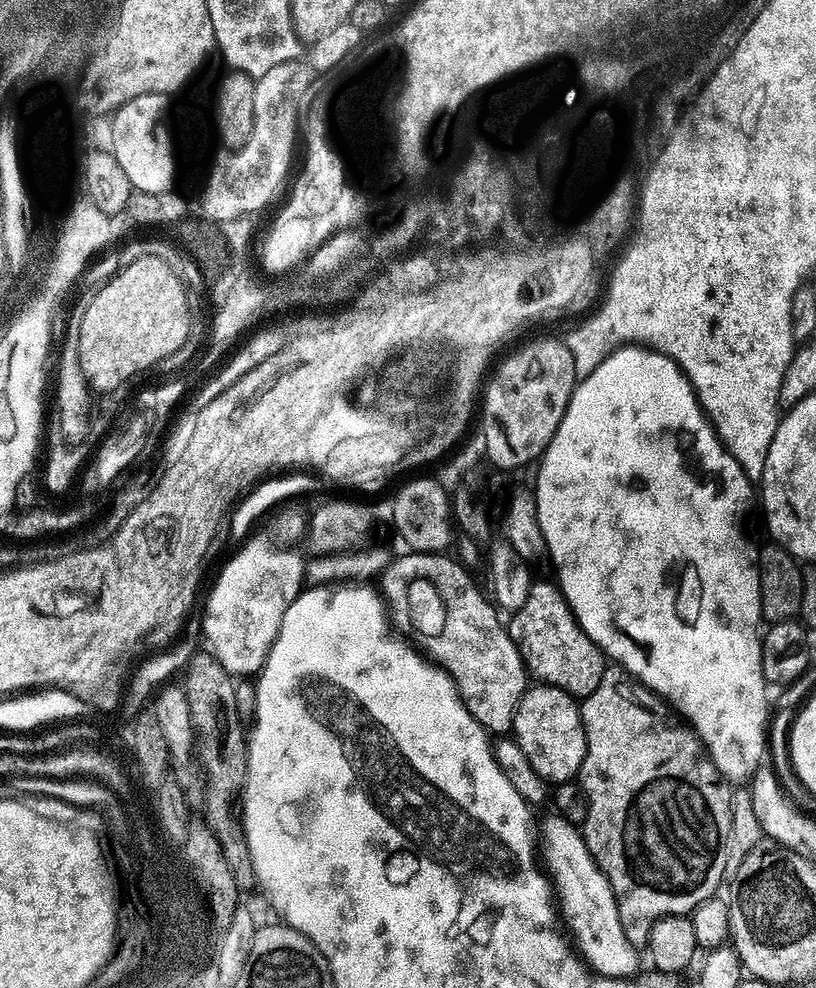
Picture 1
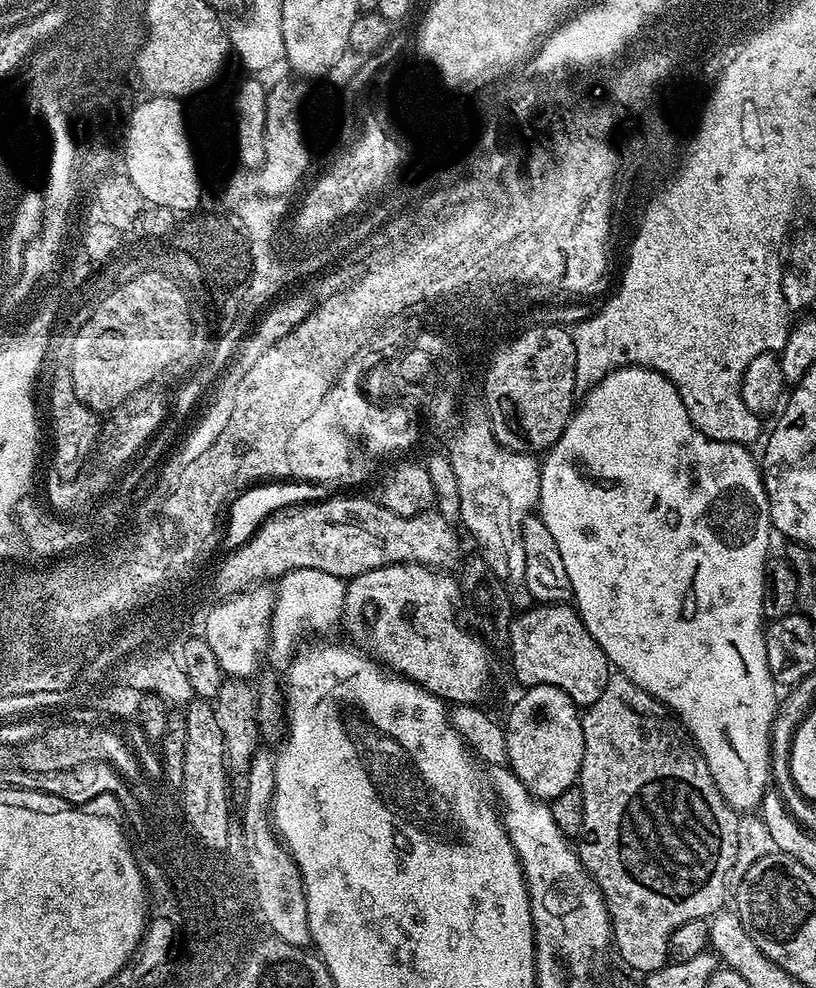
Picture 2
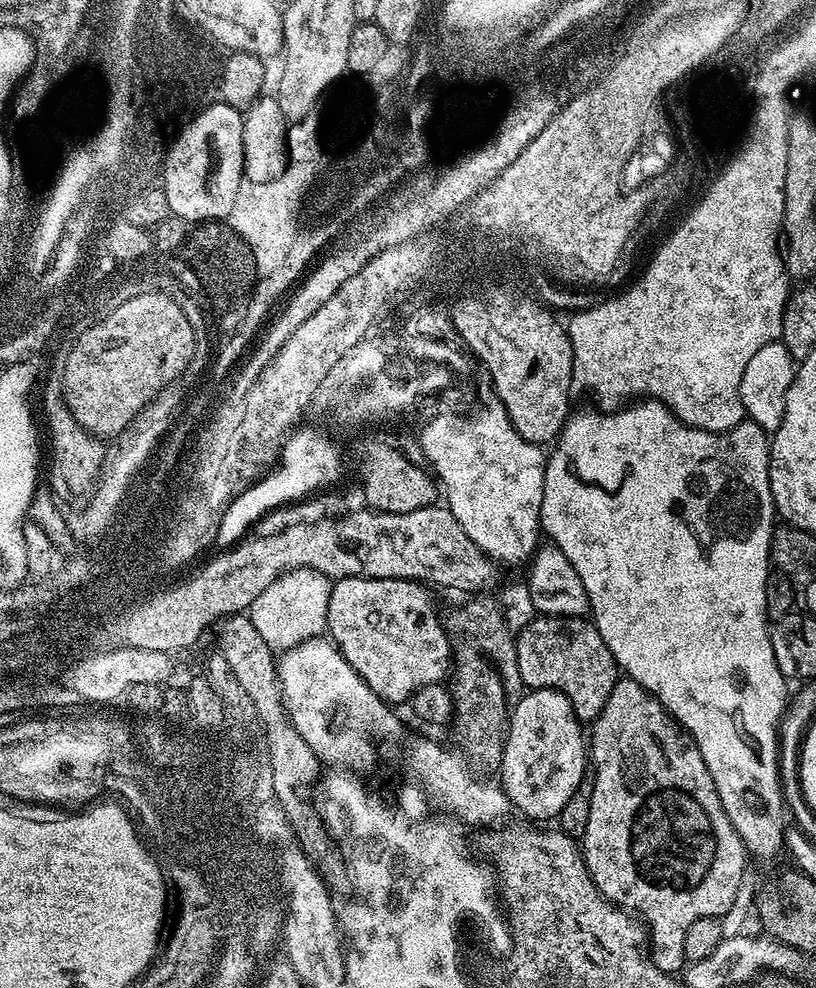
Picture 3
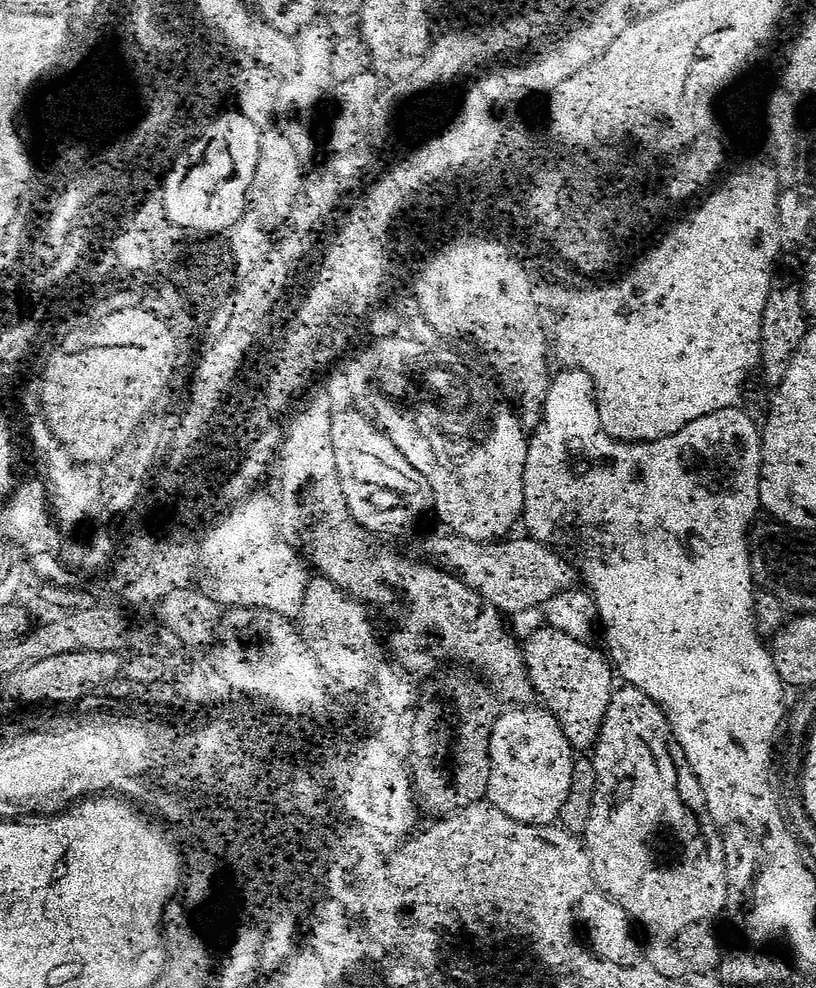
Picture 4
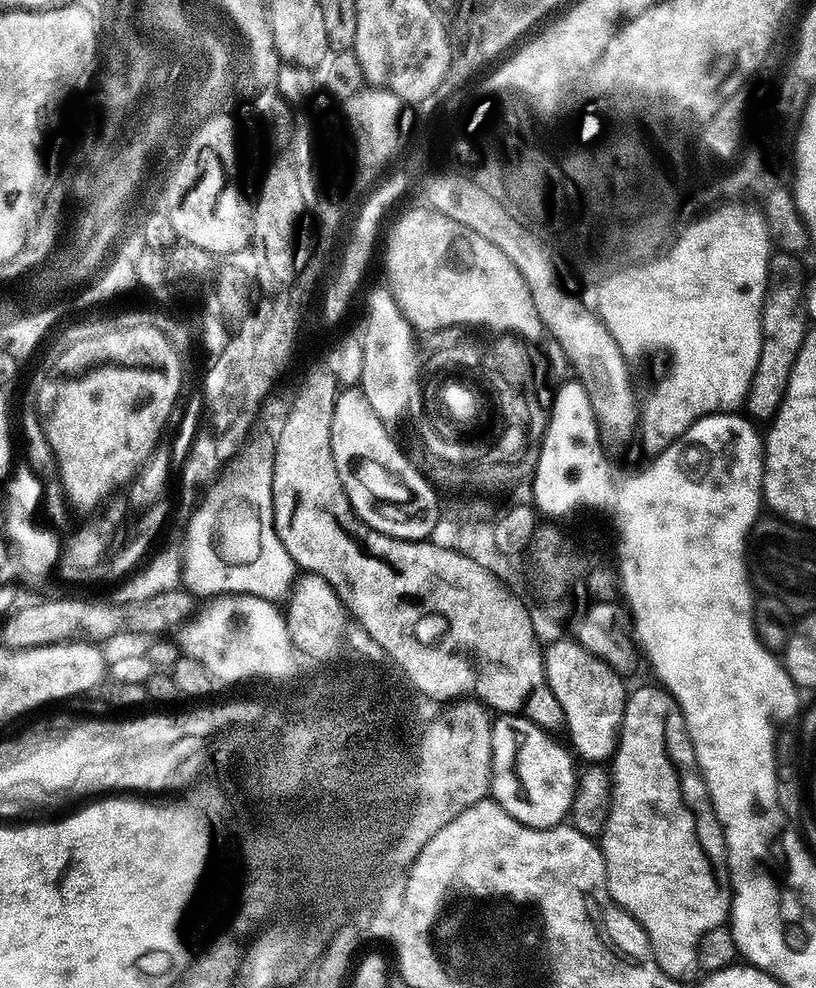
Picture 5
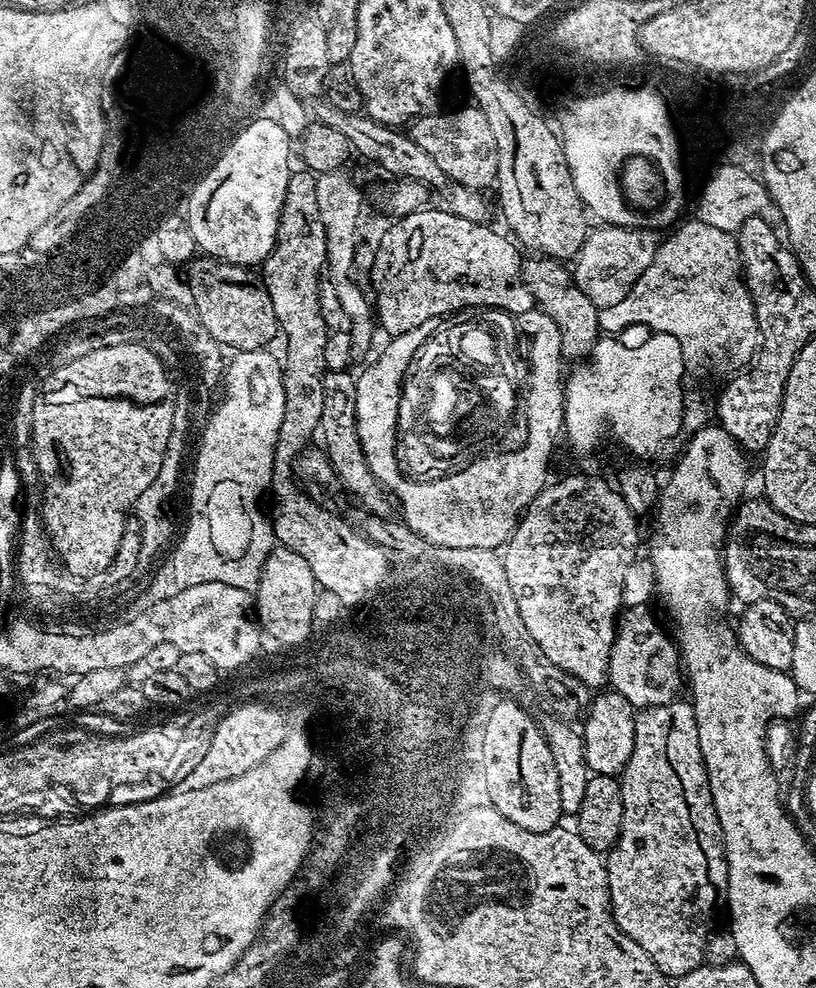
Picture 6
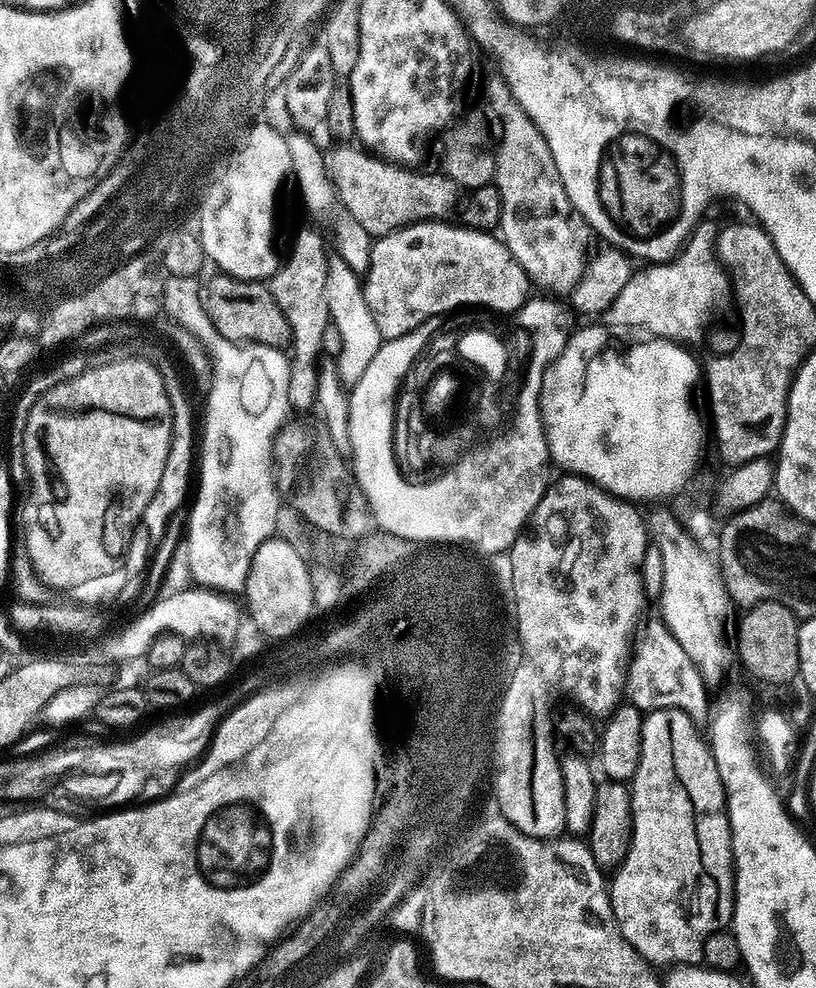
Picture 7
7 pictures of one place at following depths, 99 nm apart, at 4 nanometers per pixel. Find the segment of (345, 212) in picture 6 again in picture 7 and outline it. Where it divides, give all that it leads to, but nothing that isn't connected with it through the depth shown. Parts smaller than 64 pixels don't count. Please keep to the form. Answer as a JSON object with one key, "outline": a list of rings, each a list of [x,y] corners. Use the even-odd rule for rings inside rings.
{"outline":[[[331,253],[328,258],[324,290],[323,298],[329,319],[340,333],[342,341],[340,352],[334,357],[336,369],[339,380],[350,390],[362,378],[363,371],[370,366],[371,359],[377,354],[383,340],[374,318],[370,315],[369,307],[366,306],[361,277],[336,253]]]}

